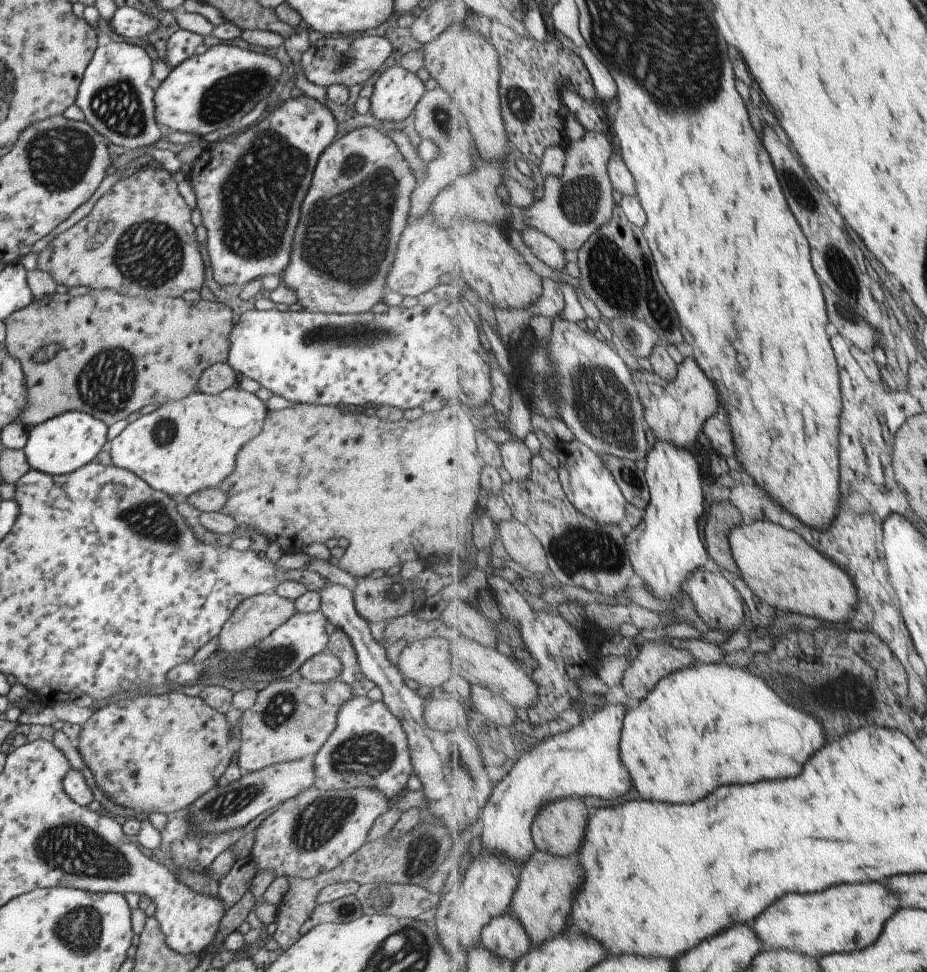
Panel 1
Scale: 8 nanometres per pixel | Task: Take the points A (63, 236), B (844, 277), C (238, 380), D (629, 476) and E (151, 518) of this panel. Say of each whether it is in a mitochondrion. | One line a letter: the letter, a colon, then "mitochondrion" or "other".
A: other
B: mitochondrion
C: other
D: mitochondrion
E: mitochondrion

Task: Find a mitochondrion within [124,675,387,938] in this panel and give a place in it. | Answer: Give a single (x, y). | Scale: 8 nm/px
(317, 822)

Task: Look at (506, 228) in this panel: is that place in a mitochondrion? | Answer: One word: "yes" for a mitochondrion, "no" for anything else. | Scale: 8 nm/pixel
no

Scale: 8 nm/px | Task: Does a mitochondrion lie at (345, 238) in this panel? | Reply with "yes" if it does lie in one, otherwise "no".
yes

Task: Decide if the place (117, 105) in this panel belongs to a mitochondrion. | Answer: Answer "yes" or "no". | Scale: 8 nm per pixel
yes

